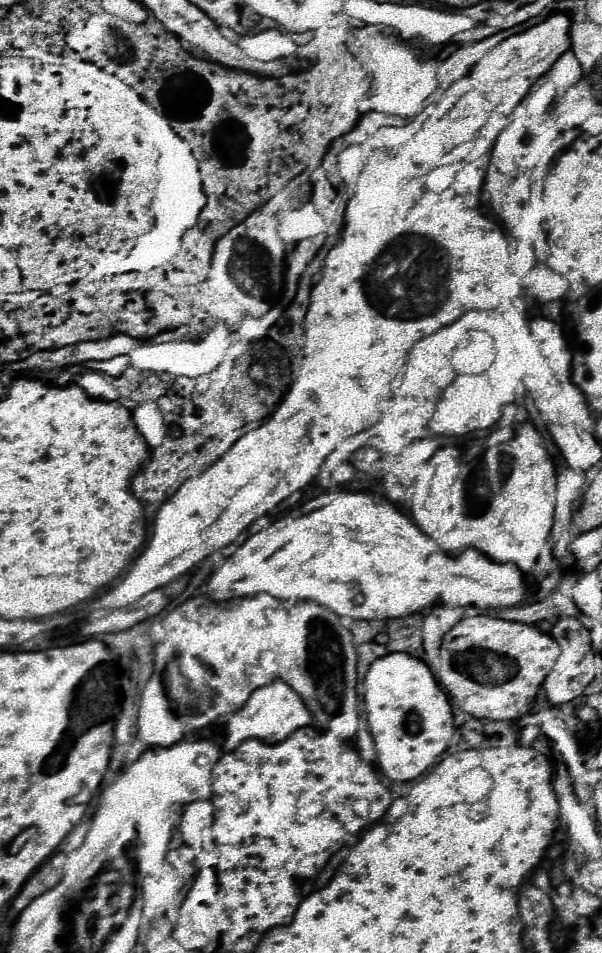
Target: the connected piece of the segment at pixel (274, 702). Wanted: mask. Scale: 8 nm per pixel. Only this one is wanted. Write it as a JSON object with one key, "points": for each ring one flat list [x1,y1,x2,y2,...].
{"points":[[277,679,267,687,257,687,251,693,249,701,223,723,223,727,219,729,221,747,223,751,233,751,233,747,237,747,247,739,259,739,261,743,273,745,287,739,295,729,305,727,309,723,311,723,311,715,303,705,303,701,299,699,299,695,287,683]]}

